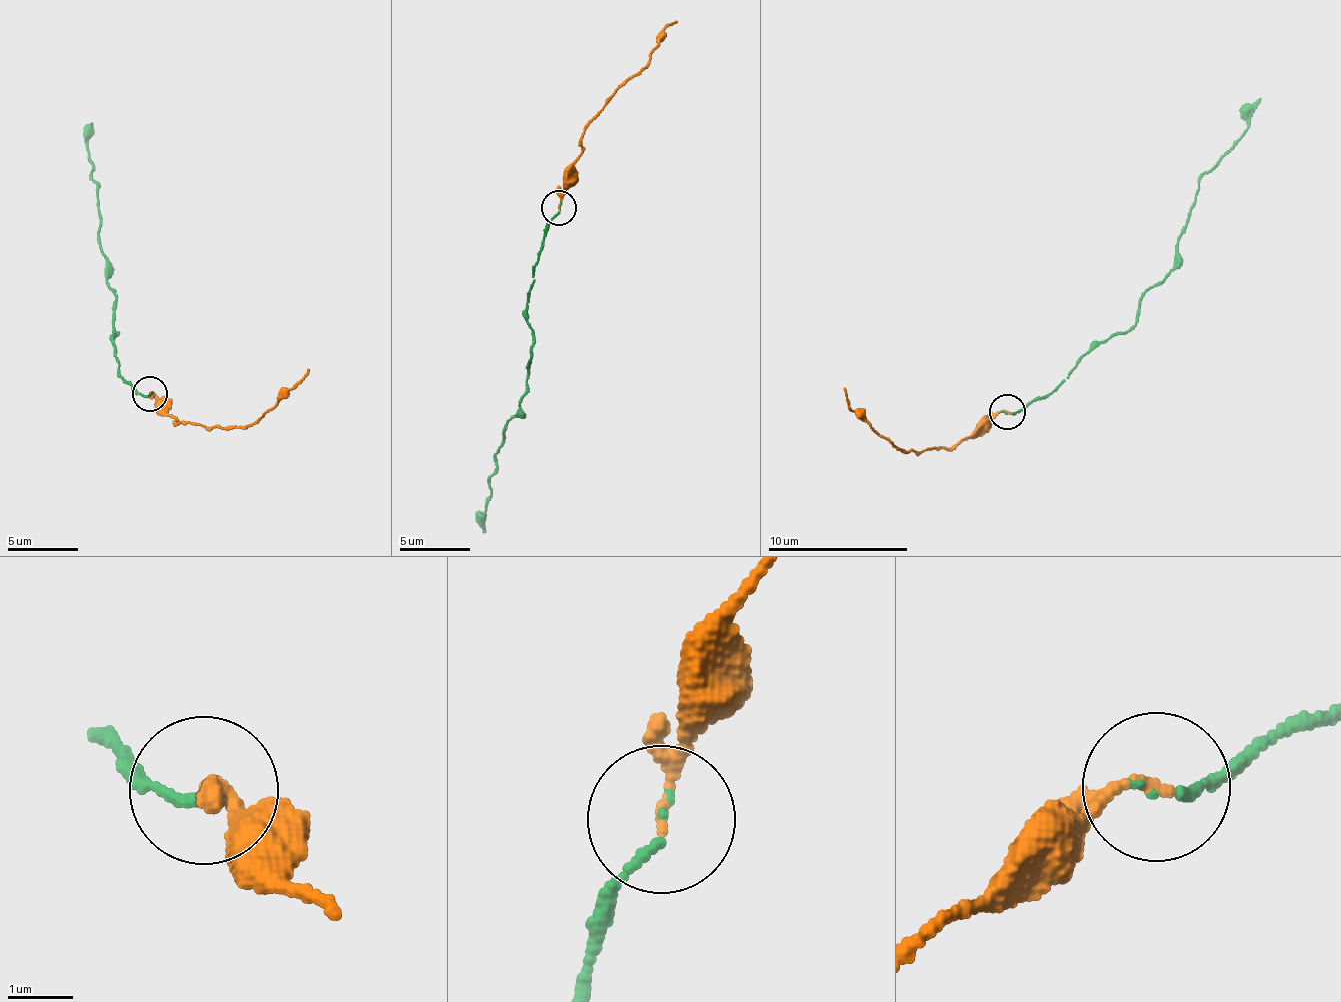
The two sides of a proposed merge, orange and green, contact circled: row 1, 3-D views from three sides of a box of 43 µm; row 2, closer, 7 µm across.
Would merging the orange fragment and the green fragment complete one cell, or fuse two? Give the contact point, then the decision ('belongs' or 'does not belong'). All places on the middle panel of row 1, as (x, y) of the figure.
at (559, 208); belongs

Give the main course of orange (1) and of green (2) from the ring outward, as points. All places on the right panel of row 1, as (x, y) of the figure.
1: (1006, 411), (951, 446), (916, 453), (893, 447), (860, 420), (845, 387)
2: (1006, 411), (1027, 408), (1095, 347), (1135, 323), (1138, 299), (1173, 266), (1199, 179), (1248, 126), (1260, 98)

